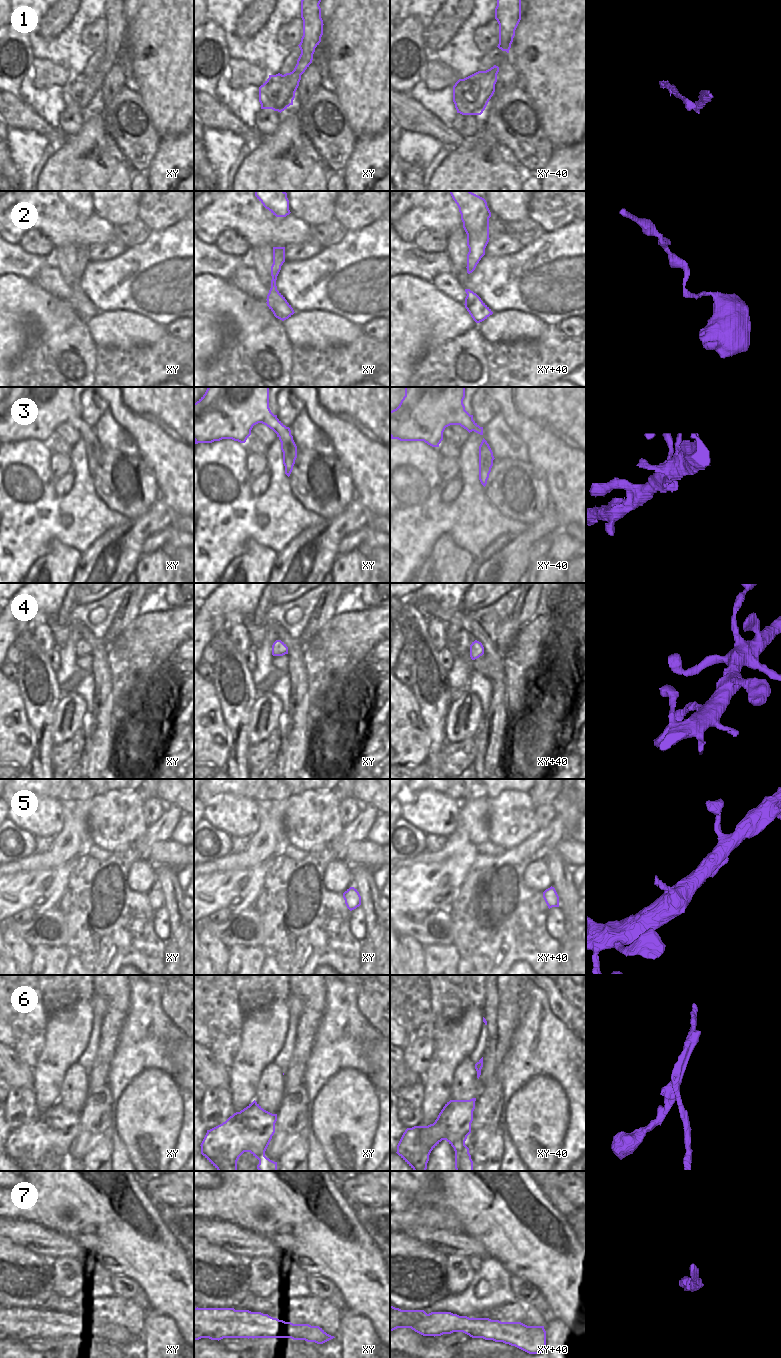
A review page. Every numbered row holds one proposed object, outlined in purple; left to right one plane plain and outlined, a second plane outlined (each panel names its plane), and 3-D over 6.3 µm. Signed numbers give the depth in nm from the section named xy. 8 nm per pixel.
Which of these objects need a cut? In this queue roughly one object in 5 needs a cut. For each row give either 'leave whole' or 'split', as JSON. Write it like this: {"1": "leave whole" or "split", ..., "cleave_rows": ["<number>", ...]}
{"1": "leave whole", "2": "leave whole", "3": "split", "4": "leave whole", "5": "leave whole", "6": "split", "7": "leave whole", "cleave_rows": ["3", "6"]}

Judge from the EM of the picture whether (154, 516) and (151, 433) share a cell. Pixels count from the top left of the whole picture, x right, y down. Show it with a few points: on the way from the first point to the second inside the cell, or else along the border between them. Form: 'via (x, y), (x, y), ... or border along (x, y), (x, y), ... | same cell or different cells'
border along (159, 496), (175, 514) | different cells

